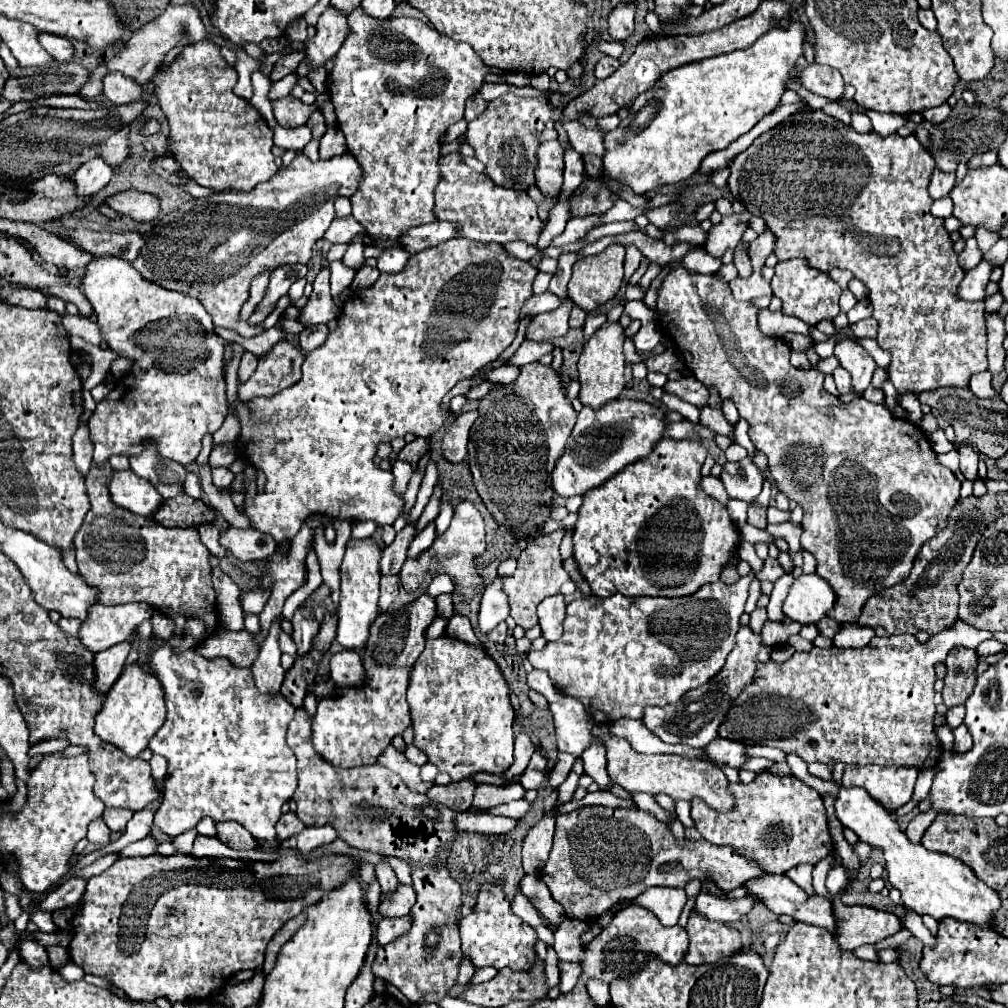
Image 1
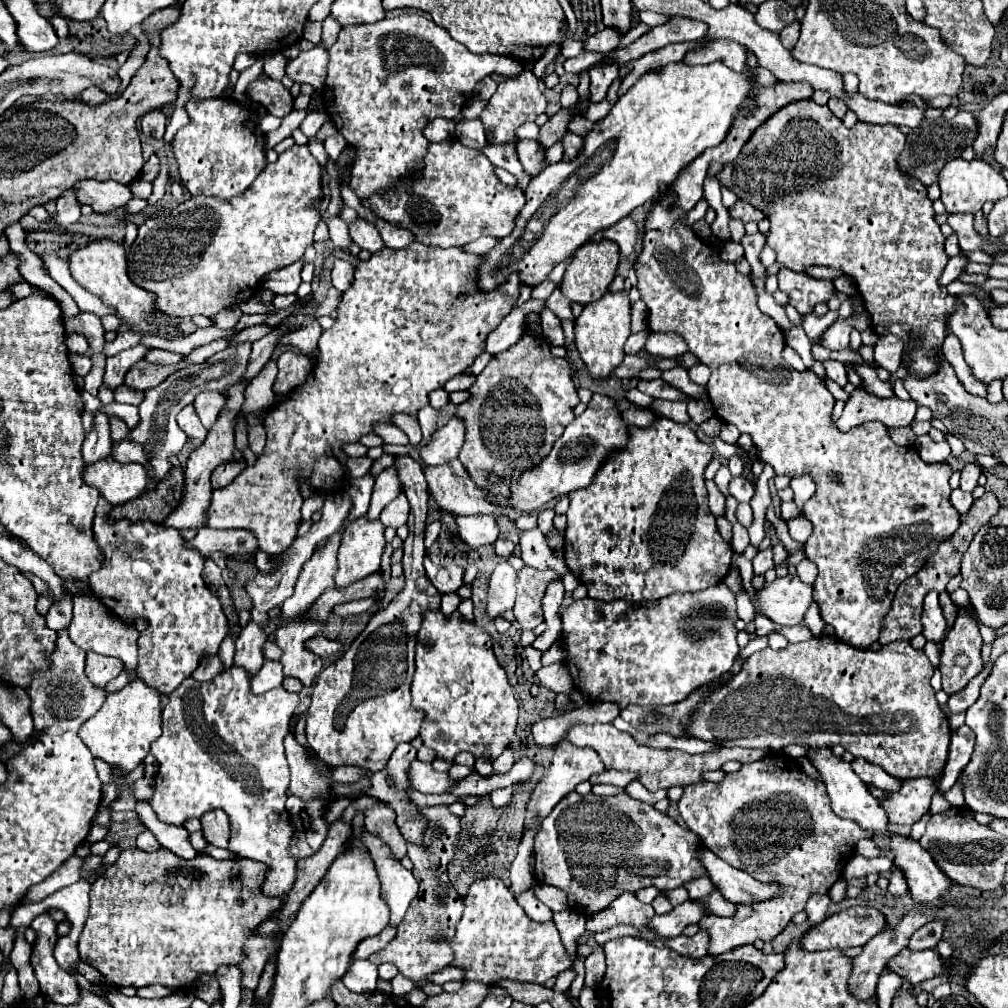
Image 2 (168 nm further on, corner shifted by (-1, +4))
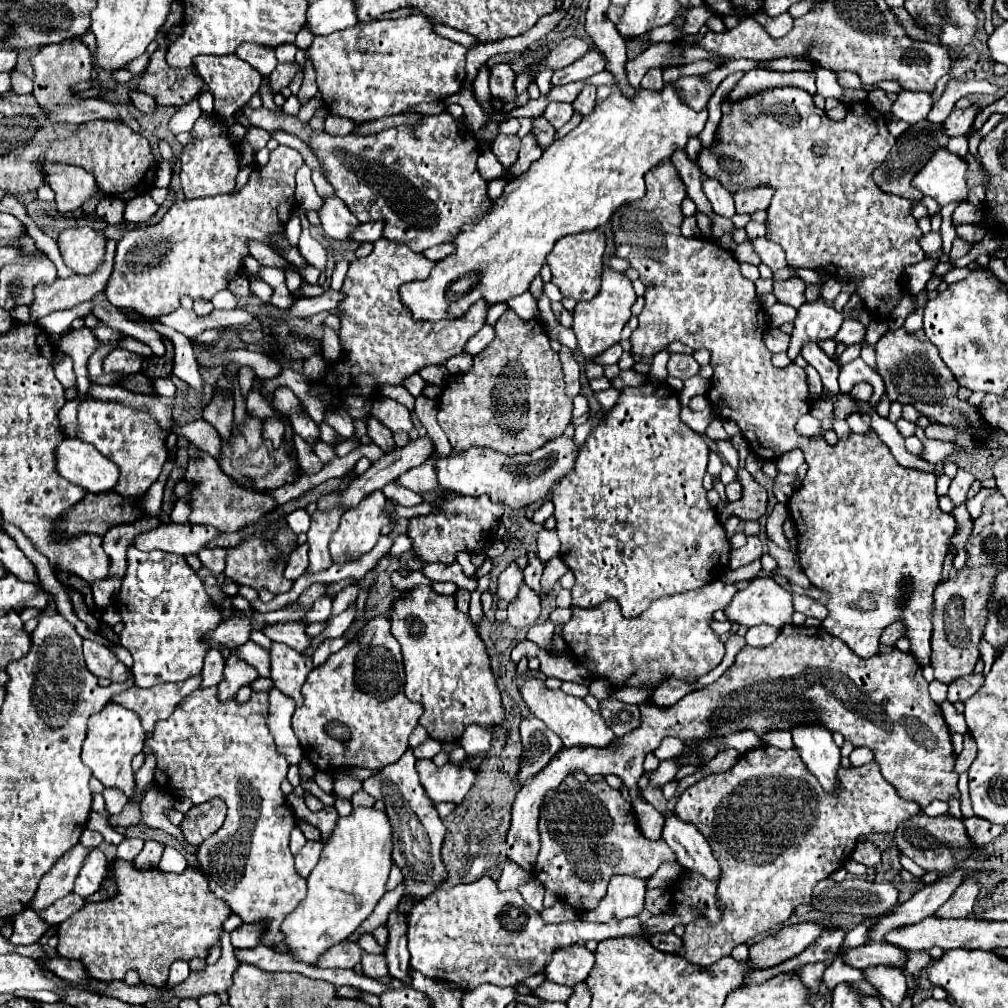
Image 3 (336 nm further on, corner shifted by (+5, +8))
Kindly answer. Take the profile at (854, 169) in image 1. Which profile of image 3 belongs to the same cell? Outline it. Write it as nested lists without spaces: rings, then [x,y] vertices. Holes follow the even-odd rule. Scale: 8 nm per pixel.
[[[774,88],[736,104],[728,104],[726,100],[722,104],[718,144],[700,150],[698,166],[708,178],[724,184],[728,192],[770,186],[774,198],[768,208],[766,238],[782,246],[788,264],[822,270],[840,280],[844,280],[844,276],[856,278],[856,294],[862,298],[864,310],[874,320],[888,320],[906,294],[906,288],[902,286],[904,268],[924,260],[924,250],[918,242],[922,230],[912,216],[912,208],[918,202],[886,194],[872,180],[874,168],[884,160],[886,142],[896,142],[886,128],[884,116],[868,102],[852,104],[848,110],[850,112],[844,120],[834,122],[802,88]]]

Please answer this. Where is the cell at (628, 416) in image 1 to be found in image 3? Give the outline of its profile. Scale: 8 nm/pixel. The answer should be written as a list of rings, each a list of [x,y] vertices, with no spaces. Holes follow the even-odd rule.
[[[560,436],[544,444],[530,454],[506,456],[492,448],[470,448],[466,452],[452,452],[448,458],[436,462],[438,482],[446,492],[456,492],[462,496],[482,496],[486,494],[492,502],[504,504],[504,508],[526,510],[538,500],[544,500],[550,488],[572,472],[580,446],[576,446],[574,438]]]

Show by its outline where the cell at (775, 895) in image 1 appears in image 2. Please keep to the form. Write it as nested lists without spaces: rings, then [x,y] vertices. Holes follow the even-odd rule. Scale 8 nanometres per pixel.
[[[704,846],[698,848],[698,860],[716,890],[730,902],[768,900],[778,892],[778,884],[762,884],[752,876],[746,876],[746,872],[732,868]]]

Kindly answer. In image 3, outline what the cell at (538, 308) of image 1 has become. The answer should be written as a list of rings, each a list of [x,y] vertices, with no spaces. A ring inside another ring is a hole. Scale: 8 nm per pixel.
[[[486,324],[476,336],[472,336],[472,338],[468,340],[468,344],[466,344],[466,352],[472,354],[472,356],[476,356],[476,354],[478,354],[480,350],[484,350],[492,340],[494,340],[494,326]]]

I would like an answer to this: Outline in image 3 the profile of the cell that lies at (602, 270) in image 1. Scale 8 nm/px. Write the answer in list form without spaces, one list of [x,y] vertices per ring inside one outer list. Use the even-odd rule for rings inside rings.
[[[584,232],[580,236],[564,236],[564,240],[556,242],[554,250],[548,254],[548,266],[552,270],[552,282],[560,288],[564,298],[576,296],[574,300],[580,302],[580,300],[592,300],[600,292],[604,252],[606,252],[606,238],[602,232]]]

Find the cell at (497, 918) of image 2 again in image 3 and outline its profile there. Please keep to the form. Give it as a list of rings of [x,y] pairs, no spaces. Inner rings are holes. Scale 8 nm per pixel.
[[[490,876],[472,884],[440,888],[432,896],[420,900],[408,918],[408,950],[410,966],[428,978],[454,982],[460,988],[476,988],[484,982],[498,986],[516,986],[522,980],[542,972],[556,948],[576,942],[602,942],[614,936],[648,938],[640,920],[608,920],[608,922],[562,922],[548,924],[532,910],[518,890],[498,890]]]

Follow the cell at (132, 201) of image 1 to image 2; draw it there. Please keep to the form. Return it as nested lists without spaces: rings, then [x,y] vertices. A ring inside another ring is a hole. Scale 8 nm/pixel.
[[[80,180],[72,186],[76,200],[88,204],[94,212],[106,214],[122,208],[128,202],[128,186],[118,182],[100,182],[100,180]]]

